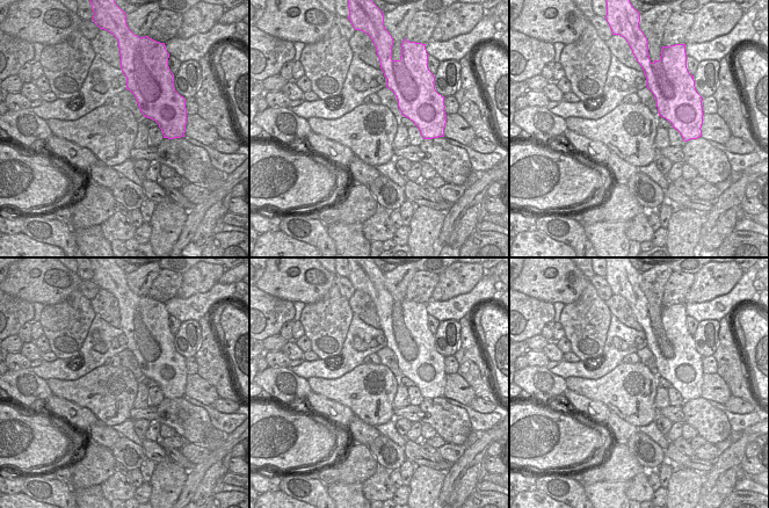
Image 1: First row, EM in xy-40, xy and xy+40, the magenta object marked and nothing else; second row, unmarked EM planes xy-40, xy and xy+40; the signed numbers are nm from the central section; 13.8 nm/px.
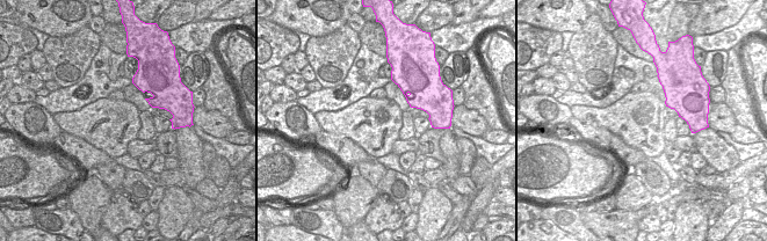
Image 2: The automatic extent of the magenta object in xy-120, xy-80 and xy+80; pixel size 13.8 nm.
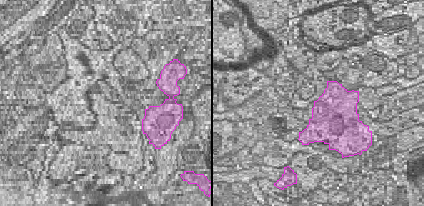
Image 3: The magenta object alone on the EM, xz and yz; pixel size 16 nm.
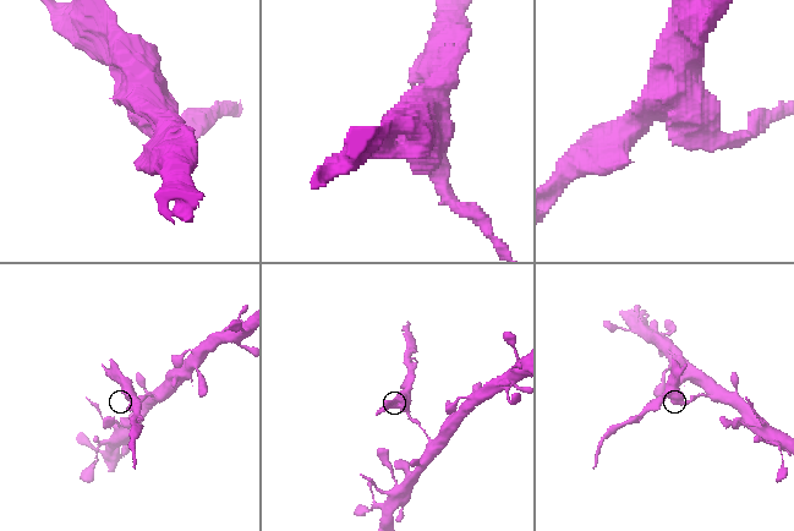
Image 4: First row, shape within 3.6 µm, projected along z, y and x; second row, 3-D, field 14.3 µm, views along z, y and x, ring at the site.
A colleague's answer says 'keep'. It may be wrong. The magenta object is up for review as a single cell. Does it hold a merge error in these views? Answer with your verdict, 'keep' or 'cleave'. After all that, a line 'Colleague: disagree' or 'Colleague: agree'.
cleave
Colleague: disagree

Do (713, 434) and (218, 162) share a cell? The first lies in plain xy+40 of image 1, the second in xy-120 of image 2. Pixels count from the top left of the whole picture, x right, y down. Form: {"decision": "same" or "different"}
{"decision": "different"}

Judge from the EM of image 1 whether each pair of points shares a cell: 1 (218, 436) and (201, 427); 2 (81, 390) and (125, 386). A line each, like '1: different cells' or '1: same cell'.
1: different cells
2: same cell

